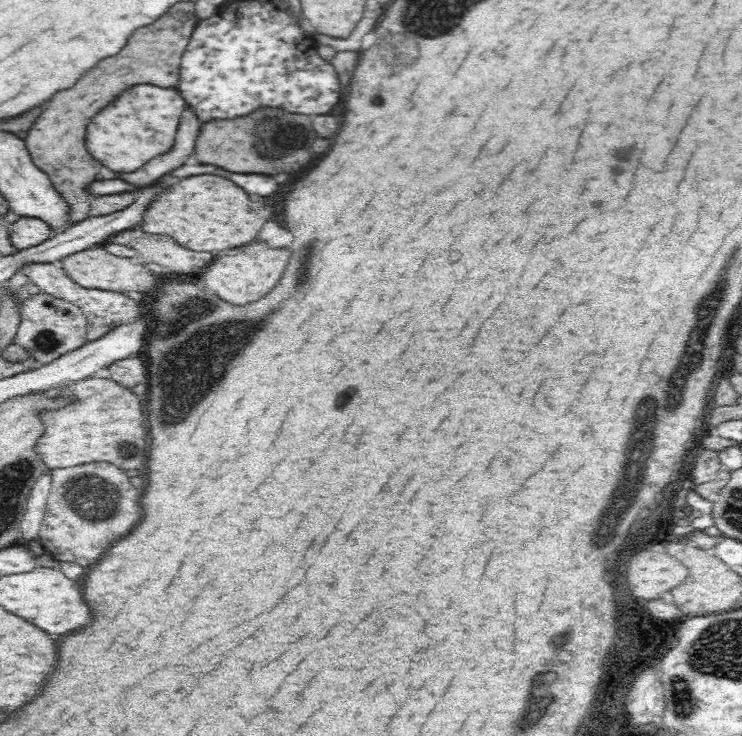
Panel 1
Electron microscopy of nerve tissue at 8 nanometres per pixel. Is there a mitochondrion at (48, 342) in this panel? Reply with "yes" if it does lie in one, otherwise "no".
yes

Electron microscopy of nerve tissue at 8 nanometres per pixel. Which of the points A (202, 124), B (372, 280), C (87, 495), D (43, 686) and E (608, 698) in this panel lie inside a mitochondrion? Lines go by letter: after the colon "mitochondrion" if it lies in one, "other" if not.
A: other
B: other
C: mitochondrion
D: other
E: other

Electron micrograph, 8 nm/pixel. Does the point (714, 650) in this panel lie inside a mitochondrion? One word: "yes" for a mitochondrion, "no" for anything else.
yes

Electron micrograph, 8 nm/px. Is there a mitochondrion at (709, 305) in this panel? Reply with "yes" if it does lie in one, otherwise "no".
yes

